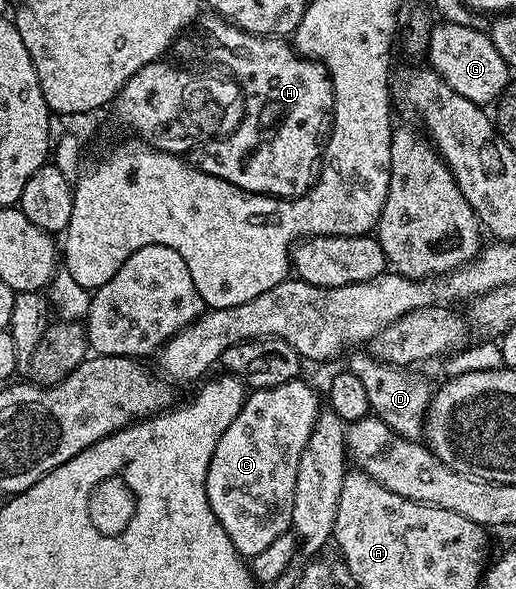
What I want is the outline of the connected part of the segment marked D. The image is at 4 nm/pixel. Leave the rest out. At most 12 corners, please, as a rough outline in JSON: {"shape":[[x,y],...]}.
{"shape":[[357,350],[347,368],[370,413],[420,441],[431,387],[417,370]]}

